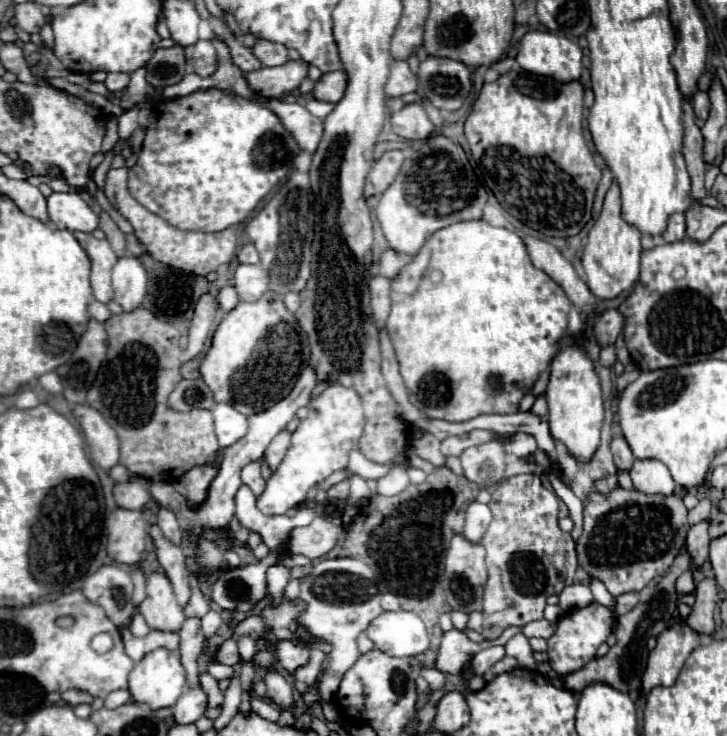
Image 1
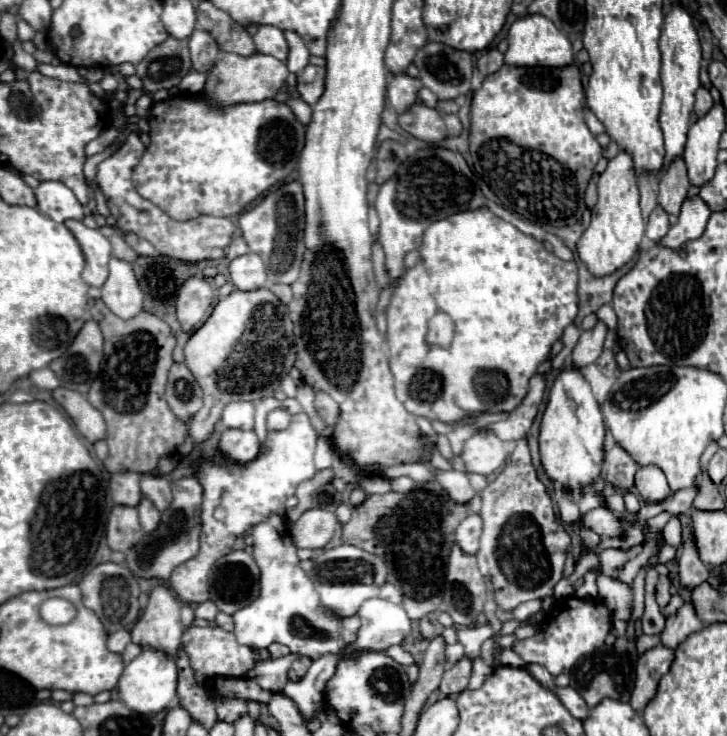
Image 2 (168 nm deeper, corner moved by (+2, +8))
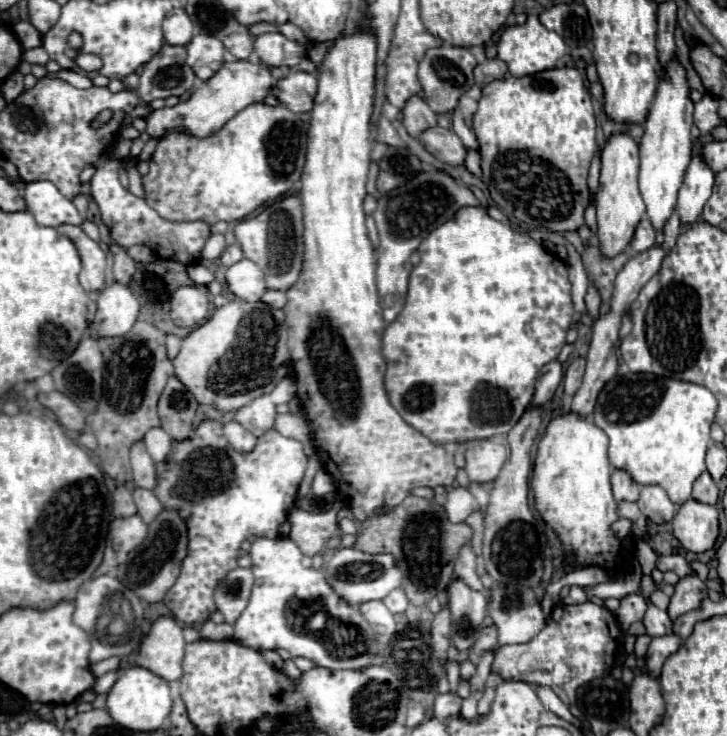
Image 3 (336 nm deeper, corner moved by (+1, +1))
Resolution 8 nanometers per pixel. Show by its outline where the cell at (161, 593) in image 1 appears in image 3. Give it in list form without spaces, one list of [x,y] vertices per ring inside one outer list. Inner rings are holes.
[[[158,617],[152,623],[148,637],[142,641],[138,653],[134,655],[134,661],[164,681],[178,681],[182,677],[184,647],[186,641],[176,619]]]

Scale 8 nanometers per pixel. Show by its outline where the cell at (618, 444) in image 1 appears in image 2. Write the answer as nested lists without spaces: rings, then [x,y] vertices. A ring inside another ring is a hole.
[[[613,444],[611,450],[605,454],[607,462],[607,480],[615,488],[633,488],[633,476],[637,472],[637,462],[619,446]]]

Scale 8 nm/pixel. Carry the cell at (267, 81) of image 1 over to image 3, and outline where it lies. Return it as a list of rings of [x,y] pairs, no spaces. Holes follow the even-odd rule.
[[[230,61],[224,63],[222,69],[210,77],[208,81],[204,81],[192,95],[188,101],[178,103],[174,107],[164,107],[158,111],[152,111],[146,119],[148,127],[146,131],[154,137],[154,139],[162,139],[168,131],[182,131],[186,135],[192,137],[210,137],[212,133],[216,133],[218,129],[222,129],[222,125],[232,119],[238,111],[242,111],[244,107],[262,101],[274,87],[274,79],[268,71],[266,65],[262,63],[252,63],[252,61]]]

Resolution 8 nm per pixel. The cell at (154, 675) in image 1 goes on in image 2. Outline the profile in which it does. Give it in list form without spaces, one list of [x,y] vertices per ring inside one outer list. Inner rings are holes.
[[[145,648],[135,660],[131,660],[123,676],[119,678],[119,698],[139,714],[155,714],[171,708],[177,700],[177,662],[163,650]]]

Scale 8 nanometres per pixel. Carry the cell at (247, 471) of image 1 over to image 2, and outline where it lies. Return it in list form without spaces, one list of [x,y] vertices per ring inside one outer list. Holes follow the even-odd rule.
[[[225,430],[219,442],[219,450],[229,460],[247,464],[253,462],[259,454],[259,440],[253,430]]]

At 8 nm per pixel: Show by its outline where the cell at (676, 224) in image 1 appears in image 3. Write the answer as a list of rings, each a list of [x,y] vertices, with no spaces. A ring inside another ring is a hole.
[[[644,217],[644,219],[638,223],[636,231],[634,231],[634,239],[632,239],[630,247],[632,247],[634,251],[642,253],[642,251],[650,249],[650,247],[654,245],[654,241],[656,241],[656,231],[654,231],[654,227],[650,225],[650,221]]]

